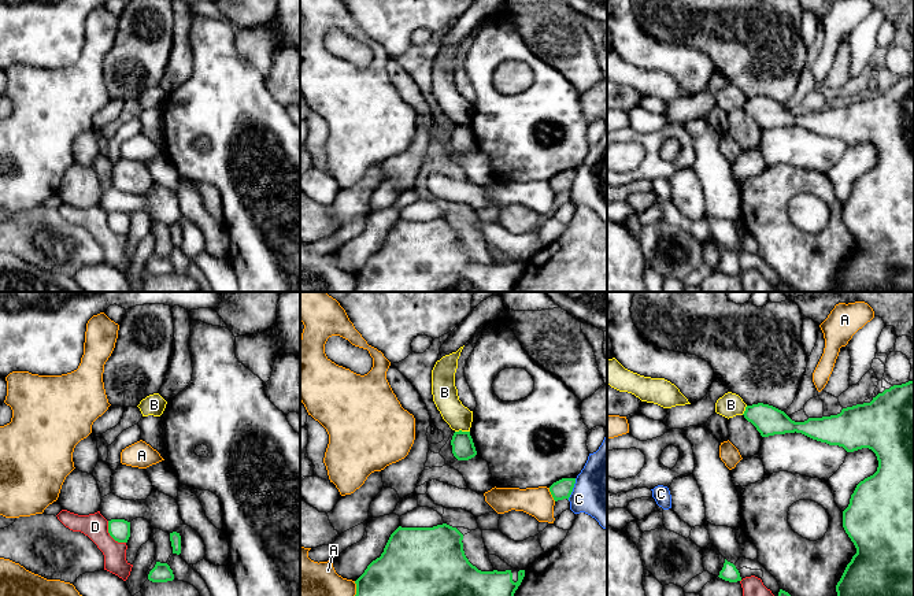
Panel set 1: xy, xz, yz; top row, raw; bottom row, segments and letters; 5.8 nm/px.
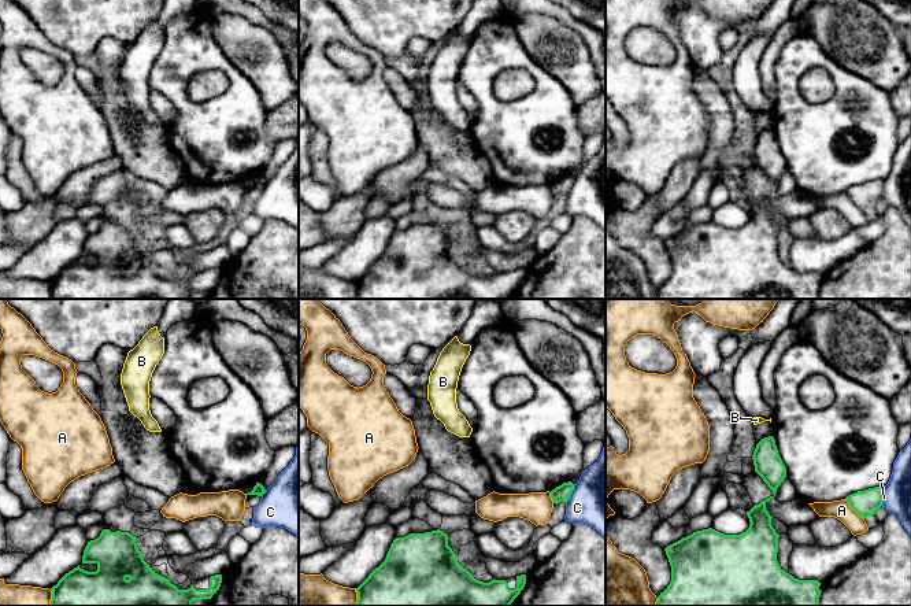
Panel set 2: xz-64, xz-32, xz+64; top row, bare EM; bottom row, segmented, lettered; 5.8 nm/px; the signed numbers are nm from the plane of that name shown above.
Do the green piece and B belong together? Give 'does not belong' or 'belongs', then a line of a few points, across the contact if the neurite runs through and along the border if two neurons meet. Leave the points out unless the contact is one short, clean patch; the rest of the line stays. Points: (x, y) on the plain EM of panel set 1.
does not belong; line xz (469, 123), (455, 125)

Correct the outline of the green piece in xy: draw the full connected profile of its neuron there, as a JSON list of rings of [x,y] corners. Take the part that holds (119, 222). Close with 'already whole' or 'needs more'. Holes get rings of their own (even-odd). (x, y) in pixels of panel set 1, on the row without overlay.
[[[125,212],[108,214],[108,226],[118,236],[127,236],[130,230],[130,215]]] | already whole

